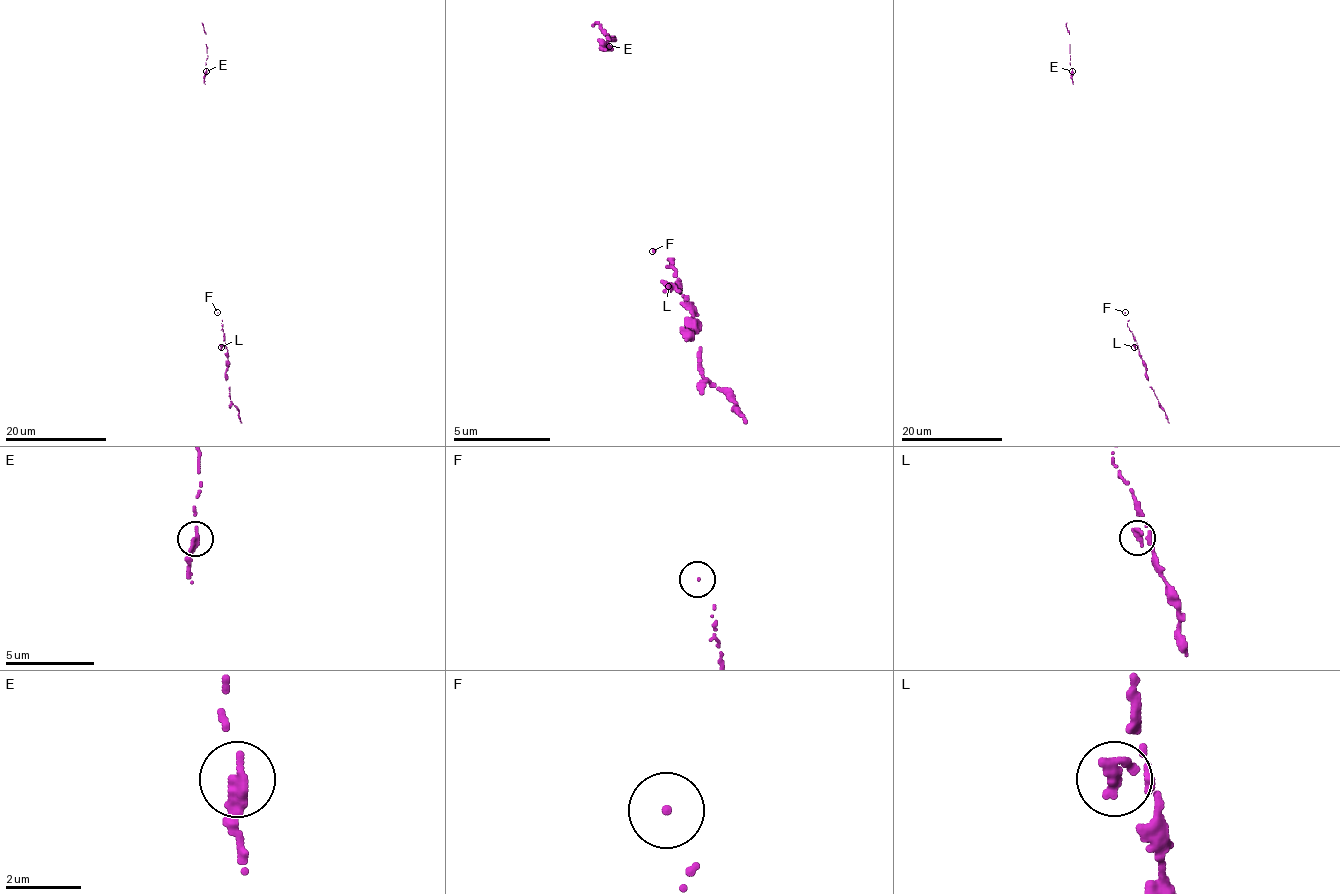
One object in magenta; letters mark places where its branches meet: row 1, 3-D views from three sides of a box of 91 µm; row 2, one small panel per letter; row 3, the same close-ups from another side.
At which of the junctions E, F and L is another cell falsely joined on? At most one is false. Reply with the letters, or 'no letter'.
no letter

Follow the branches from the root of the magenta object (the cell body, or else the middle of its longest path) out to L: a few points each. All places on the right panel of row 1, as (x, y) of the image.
L: (1125, 312), (1127, 326), (1136, 340), (1134, 346)

